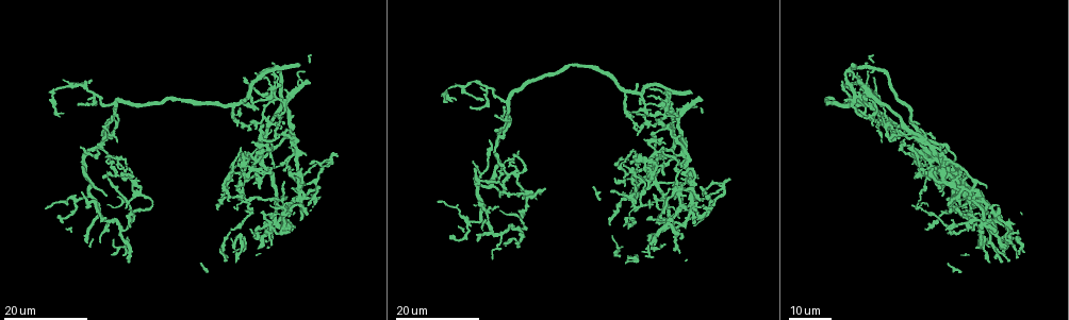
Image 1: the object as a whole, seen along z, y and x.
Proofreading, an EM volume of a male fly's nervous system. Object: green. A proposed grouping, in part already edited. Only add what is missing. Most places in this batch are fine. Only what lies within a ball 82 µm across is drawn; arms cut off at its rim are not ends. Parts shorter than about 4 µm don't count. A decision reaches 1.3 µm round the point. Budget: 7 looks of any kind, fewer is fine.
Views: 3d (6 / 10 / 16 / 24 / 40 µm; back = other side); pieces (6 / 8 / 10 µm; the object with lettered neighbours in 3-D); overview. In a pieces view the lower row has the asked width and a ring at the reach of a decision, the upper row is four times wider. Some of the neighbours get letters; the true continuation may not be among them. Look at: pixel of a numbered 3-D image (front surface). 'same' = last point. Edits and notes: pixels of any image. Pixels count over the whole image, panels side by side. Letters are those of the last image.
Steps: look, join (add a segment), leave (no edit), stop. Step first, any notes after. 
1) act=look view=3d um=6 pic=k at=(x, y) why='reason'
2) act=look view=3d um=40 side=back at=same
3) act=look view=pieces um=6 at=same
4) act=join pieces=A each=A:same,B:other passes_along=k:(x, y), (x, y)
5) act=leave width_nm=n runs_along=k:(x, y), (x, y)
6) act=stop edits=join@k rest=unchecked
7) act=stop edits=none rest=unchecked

act=look view=3d um=24 pic=1 at=(865, 108) why='an open end'

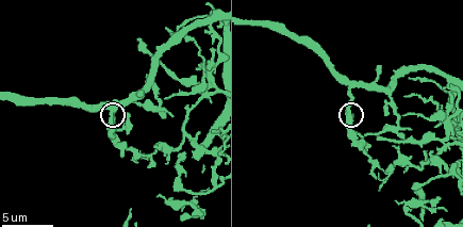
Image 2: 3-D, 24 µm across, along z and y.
act=look view=pieces um=8 at=same

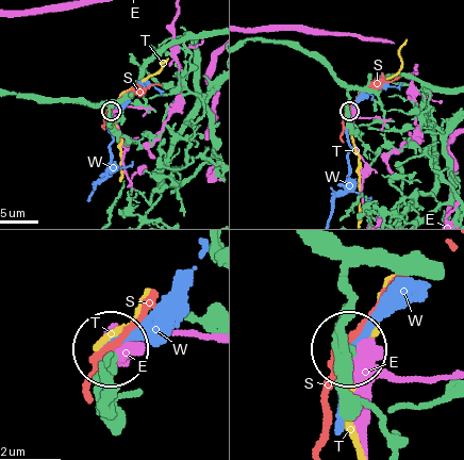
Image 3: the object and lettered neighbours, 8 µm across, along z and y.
act=leave each=E:other,S:other,T:other,W:other found='no lettered segment goes on from it'

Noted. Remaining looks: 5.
act=look view=pieces um=6 pic=2 at=(421, 218) why='free end'

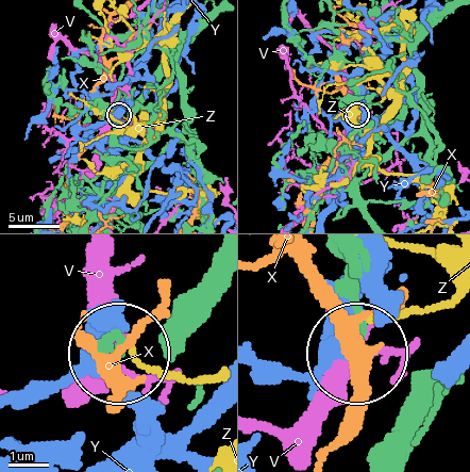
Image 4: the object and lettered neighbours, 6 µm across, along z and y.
act=leave each=V:other,X:other,Y:other,Z:other found='none of them fits'

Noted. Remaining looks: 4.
act=look view=3d um=24 pic=1 at=(496, 128) why='stops while still wide'

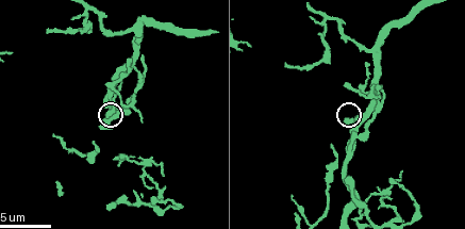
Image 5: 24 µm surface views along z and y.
act=look view=3d um=6 pic=5 at=(107, 117)

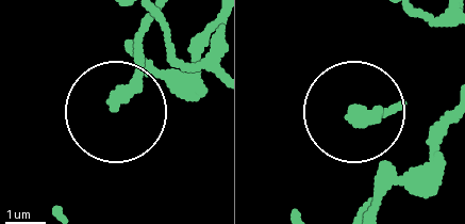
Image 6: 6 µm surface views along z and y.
act=look view=pieces um=6 pic=6 at=(116, 104) why='see the neighbours'

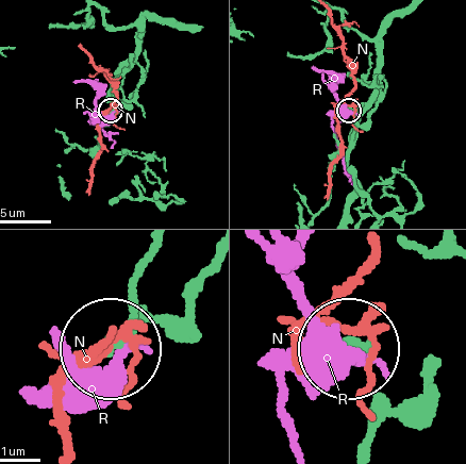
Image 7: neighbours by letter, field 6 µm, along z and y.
act=leave each=N:other,R:other found='no lettered segment goes on from it'

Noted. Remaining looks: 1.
act=stop edits=none rest=unchecked

